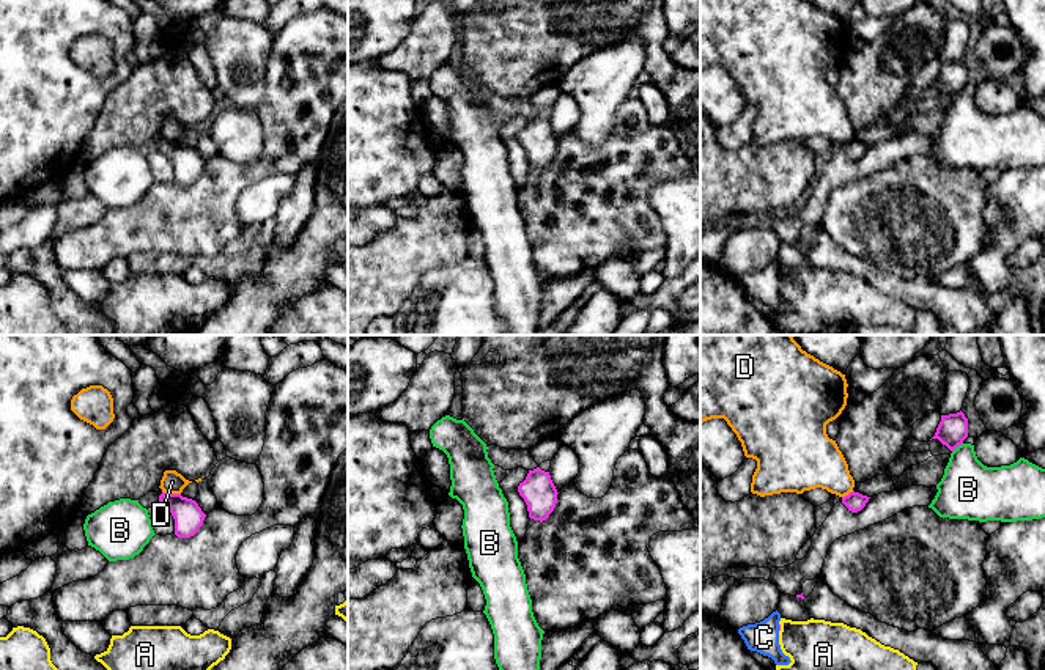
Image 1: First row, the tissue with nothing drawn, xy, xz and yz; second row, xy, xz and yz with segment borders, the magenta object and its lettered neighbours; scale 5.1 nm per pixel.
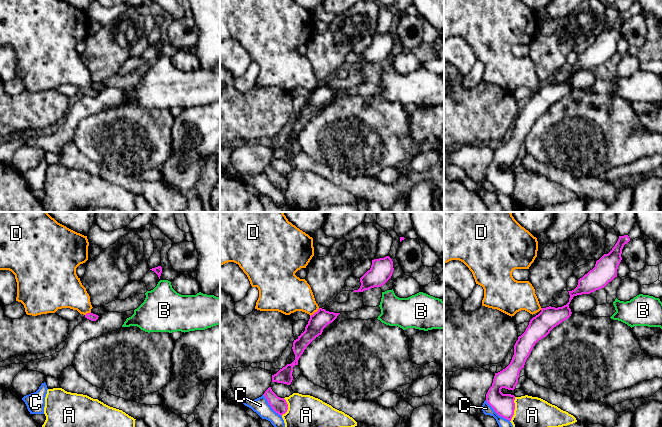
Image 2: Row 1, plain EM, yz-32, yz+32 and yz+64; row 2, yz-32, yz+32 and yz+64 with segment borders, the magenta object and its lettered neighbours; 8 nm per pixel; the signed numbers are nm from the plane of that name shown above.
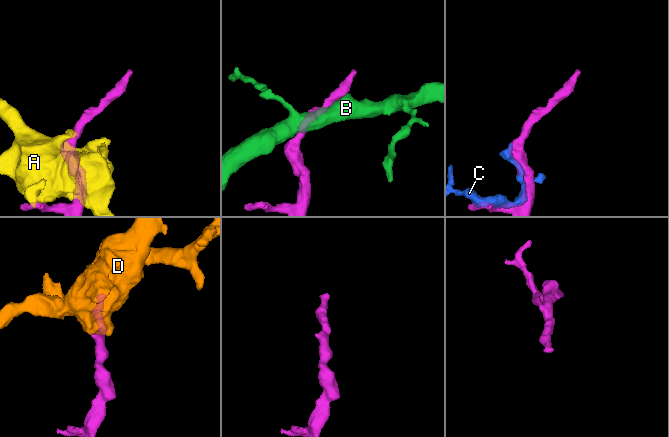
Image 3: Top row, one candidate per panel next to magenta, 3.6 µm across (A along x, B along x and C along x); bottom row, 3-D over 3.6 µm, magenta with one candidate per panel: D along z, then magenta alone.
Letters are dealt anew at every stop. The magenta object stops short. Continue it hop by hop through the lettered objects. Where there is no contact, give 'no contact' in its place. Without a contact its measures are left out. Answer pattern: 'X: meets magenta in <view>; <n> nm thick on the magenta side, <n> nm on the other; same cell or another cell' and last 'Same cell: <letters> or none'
A: meets magenta in yz; 20 nm thick on the magenta side, 320 nm on the other; another cell
B: meets magenta in yz; 160 nm thick on the magenta side, 300 nm on the other; another cell
C: meets magenta in yz; 20 nm thick on the magenta side, 160 nm on the other; another cell
D: meets magenta in xy; 150 nm thick on the magenta side, 120 nm on the other; another cell
Same cell: none

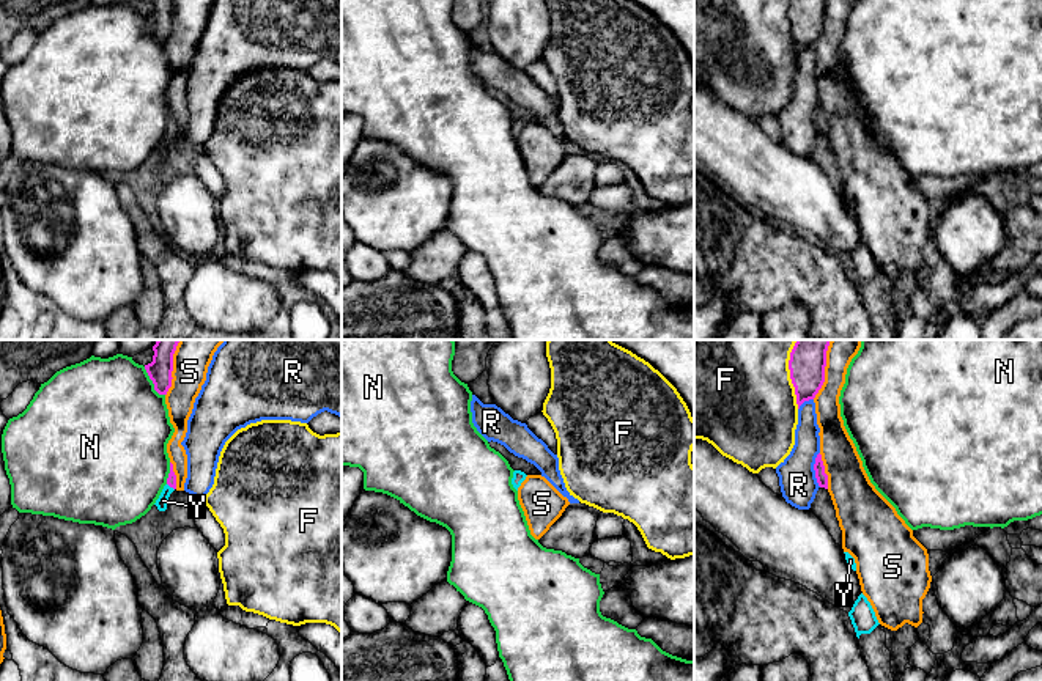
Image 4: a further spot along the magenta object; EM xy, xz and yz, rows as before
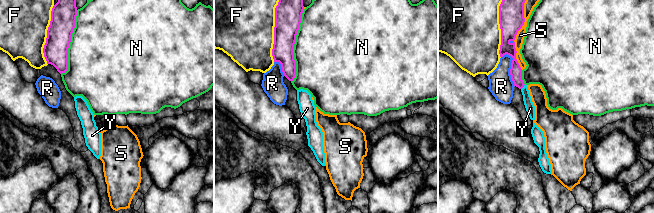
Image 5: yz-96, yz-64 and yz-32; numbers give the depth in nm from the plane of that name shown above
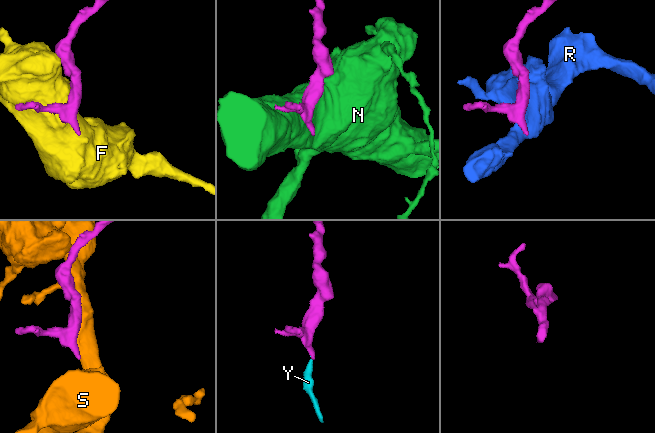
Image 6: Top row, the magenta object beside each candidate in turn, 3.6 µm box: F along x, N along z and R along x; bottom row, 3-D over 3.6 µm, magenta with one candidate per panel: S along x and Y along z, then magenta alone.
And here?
F: meets magenta in yz; 180 nm thick on the magenta side, 480 nm on the other; another cell
N: meets magenta in xy; 120 nm thick on the magenta side, 480 nm on the other; another cell
R: meets magenta in yz; 60 nm thick on the magenta side, 190 nm on the other; another cell
S: meets magenta in yz; 180 nm thick on the magenta side, 130 nm on the other; another cell
Y: meets magenta in xy; 50 nm thick on the magenta side, 60 nm on the other; same cell
Same cell: Y

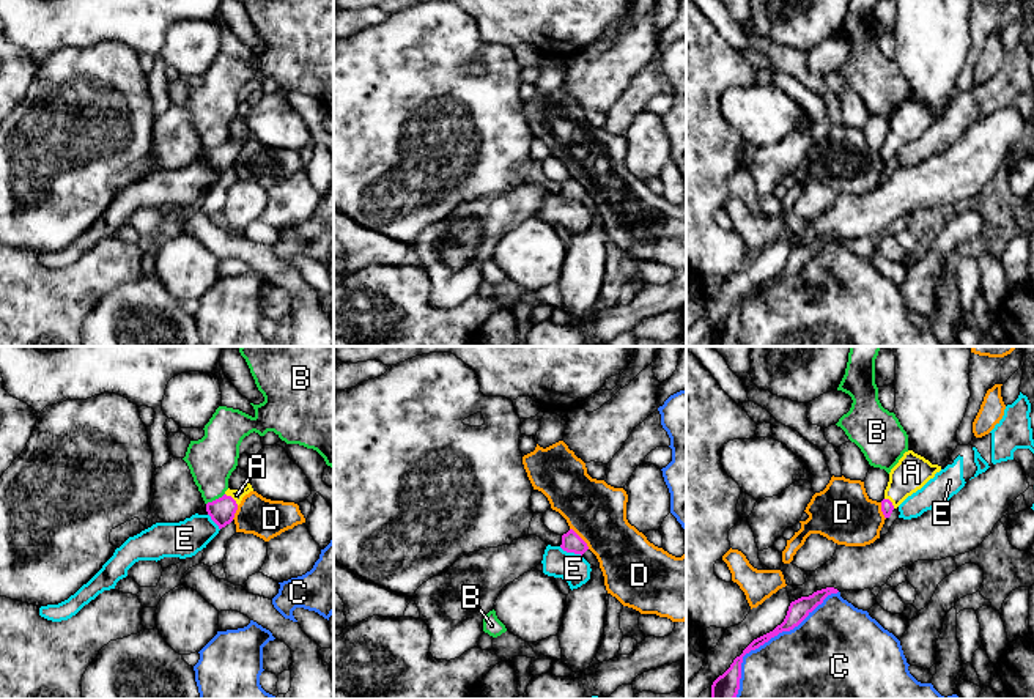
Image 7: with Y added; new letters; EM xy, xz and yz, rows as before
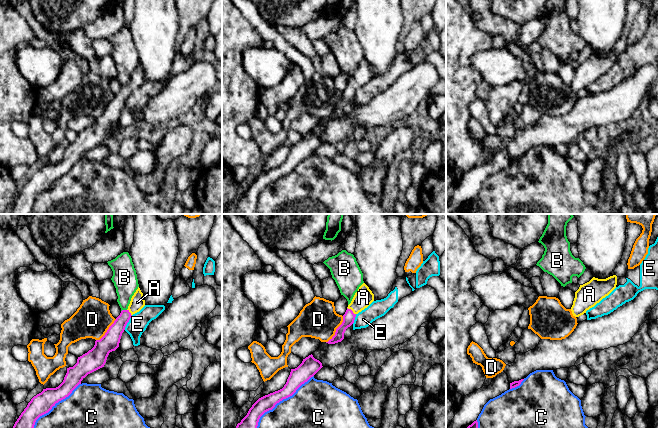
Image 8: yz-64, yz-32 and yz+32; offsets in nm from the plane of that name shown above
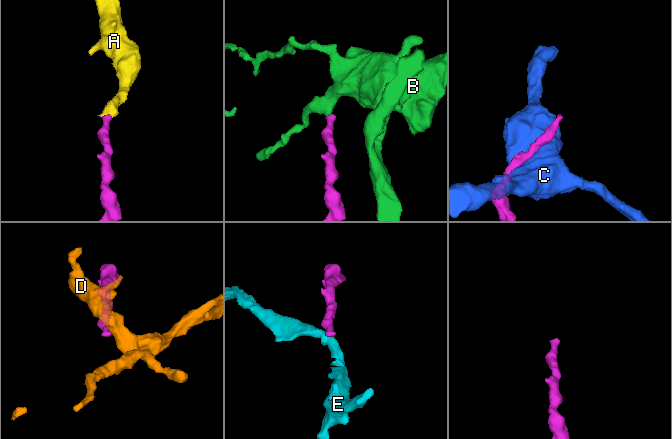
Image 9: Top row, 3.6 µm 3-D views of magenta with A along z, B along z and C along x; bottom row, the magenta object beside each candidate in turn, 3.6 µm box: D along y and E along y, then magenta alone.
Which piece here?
A: meets magenta in xy; 130 nm thick on the magenta side, 60 nm on the other; same cell
B: meets magenta in xy; 130 nm thick on the magenta side, 240 nm on the other; another cell
C: meets magenta in yz; 110 nm thick on the magenta side, 480 nm on the other; another cell
D: meets magenta in xz; 100 nm thick on the magenta side, 300 nm on the other; another cell
E: meets magenta in xz; 100 nm thick on the magenta side, 150 nm on the other; another cell
Same cell: A

